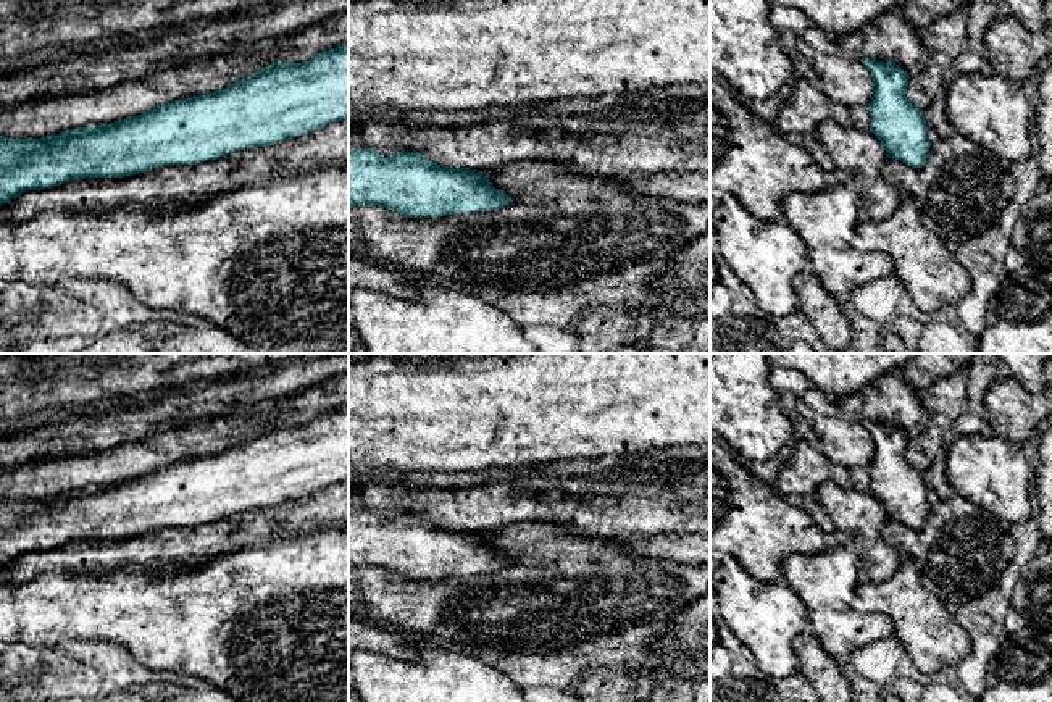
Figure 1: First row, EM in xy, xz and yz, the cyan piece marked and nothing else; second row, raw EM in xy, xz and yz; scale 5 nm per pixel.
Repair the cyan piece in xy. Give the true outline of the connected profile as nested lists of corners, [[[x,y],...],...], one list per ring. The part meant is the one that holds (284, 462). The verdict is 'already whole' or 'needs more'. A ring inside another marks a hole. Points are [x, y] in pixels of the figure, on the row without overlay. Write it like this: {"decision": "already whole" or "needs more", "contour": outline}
{"decision": "already whole", "contour": [[[349,405],[310,423],[274,423],[211,455],[182,460],[110,486],[48,499],[0,497],[0,566],[27,552],[52,550],[84,539],[124,539],[166,526],[198,526],[252,508],[305,497],[349,479]]]}

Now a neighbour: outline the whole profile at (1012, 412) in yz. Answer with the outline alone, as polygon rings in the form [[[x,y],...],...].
[[[1002,376],[984,392],[978,413],[991,434],[1021,445],[1052,415],[1052,384],[1031,394],[1013,376]]]

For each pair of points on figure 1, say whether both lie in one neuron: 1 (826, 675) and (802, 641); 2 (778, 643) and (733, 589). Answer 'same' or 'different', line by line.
1: same
2: same

